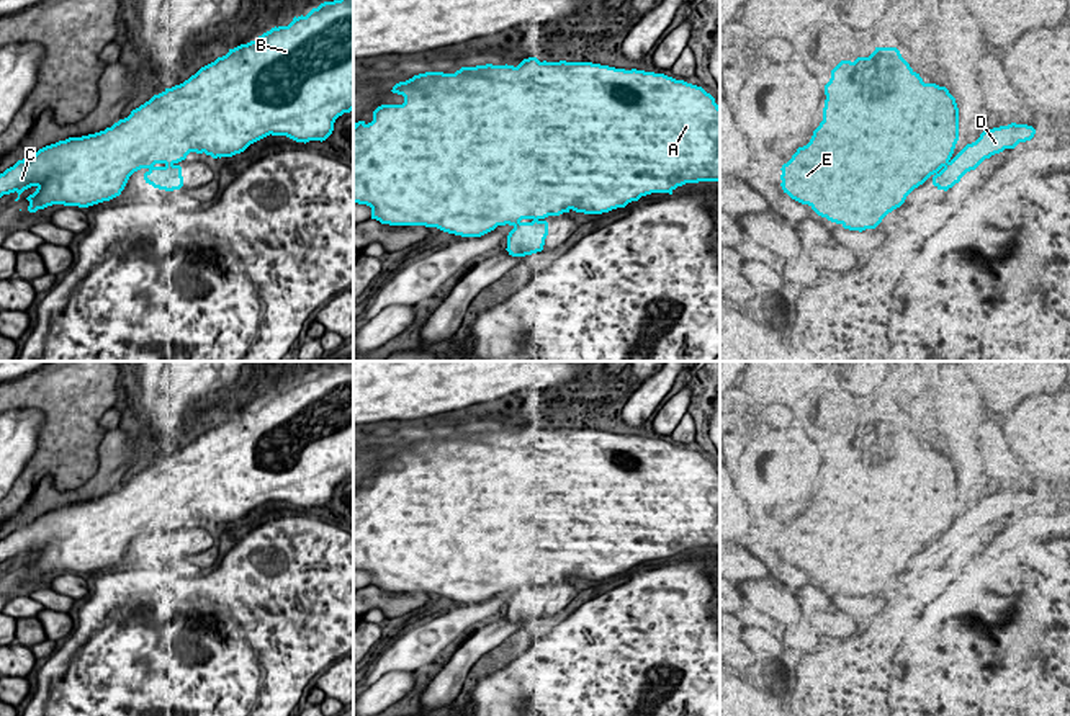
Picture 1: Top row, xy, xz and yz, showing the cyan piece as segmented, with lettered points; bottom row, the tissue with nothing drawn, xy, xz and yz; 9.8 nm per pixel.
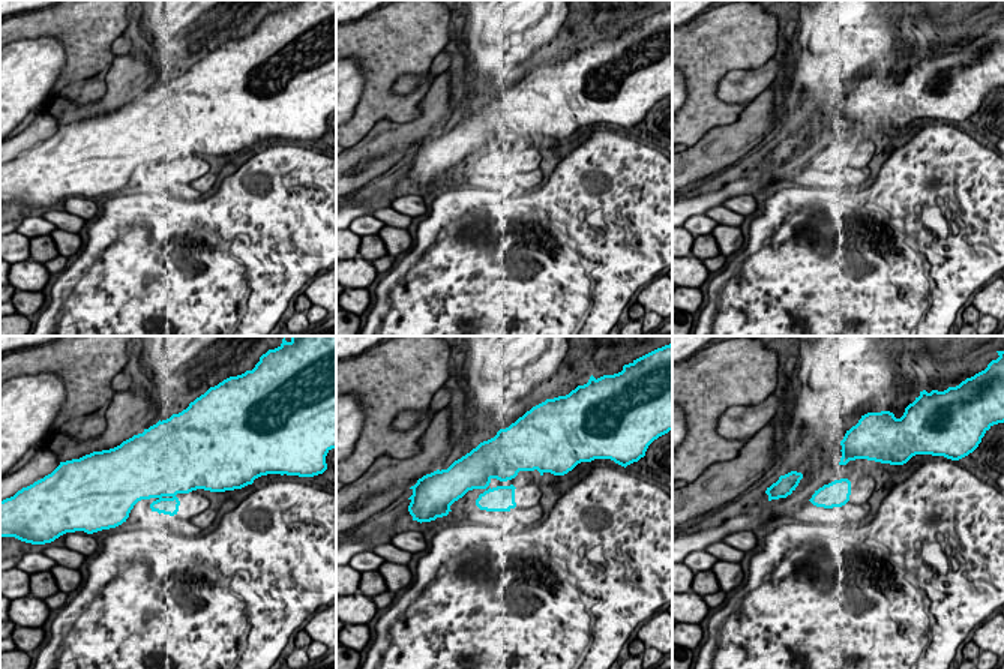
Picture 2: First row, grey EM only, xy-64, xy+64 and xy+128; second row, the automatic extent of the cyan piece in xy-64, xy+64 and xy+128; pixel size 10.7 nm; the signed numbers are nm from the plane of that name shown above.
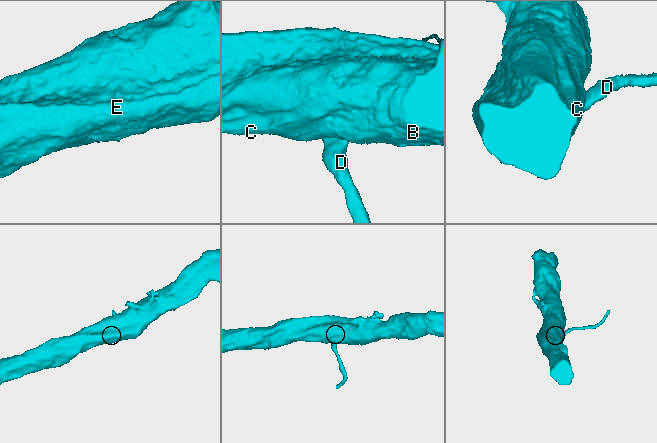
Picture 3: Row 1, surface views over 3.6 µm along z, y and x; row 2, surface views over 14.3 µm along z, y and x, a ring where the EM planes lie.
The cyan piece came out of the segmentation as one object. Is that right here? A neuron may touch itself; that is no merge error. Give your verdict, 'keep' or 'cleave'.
cleave

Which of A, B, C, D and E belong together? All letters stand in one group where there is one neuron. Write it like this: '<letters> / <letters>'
A B C E / D

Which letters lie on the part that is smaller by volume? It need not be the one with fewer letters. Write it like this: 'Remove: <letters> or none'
Remove: D

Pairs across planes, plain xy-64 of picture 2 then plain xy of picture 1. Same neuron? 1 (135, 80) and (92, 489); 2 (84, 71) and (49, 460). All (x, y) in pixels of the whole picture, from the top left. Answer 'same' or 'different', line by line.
1: same
2: same

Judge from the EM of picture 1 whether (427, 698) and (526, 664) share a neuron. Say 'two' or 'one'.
two

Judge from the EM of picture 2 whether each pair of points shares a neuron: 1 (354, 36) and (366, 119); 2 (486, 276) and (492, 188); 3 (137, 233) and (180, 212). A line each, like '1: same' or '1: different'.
1: same
2: same
3: same

